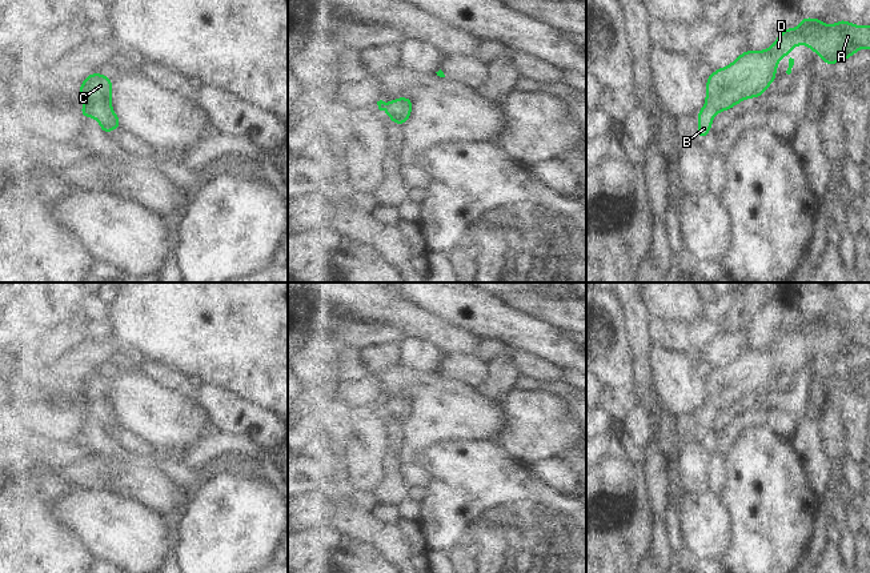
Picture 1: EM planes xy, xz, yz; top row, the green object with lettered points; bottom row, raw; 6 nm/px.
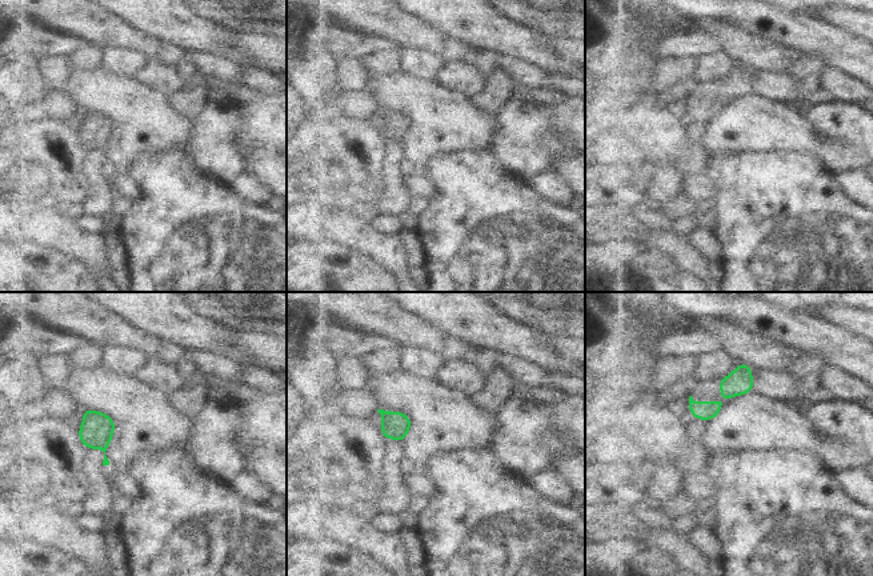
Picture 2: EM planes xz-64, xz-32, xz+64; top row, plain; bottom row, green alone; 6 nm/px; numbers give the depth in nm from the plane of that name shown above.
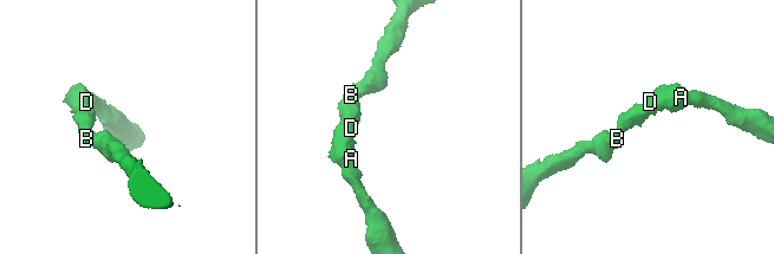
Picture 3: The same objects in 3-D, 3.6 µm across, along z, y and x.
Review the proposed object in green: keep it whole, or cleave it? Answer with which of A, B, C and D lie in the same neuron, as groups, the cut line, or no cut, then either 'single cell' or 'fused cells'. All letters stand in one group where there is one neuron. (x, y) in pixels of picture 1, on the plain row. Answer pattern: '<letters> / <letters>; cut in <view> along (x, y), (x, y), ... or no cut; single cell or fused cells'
A B C D; no cut; single cell

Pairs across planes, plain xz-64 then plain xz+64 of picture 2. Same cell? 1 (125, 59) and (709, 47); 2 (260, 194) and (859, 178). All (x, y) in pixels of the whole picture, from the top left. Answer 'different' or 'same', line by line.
1: different
2: same

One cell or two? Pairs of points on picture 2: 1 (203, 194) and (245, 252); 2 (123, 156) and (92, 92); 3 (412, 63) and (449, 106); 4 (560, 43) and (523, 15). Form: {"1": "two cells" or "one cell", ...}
{"1": "one cell", "2": "one cell", "3": "two cells", "4": "two cells"}

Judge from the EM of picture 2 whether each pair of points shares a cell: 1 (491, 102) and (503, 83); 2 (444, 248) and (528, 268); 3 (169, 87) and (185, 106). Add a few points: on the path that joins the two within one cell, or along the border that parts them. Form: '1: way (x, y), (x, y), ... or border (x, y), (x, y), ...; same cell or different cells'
1: way (495, 98), (500, 92), (500, 87); same cell
2: way (465, 248), (489, 248), (507, 266); same cell
3: border (187, 88), (175, 92), (169, 98); different cells

